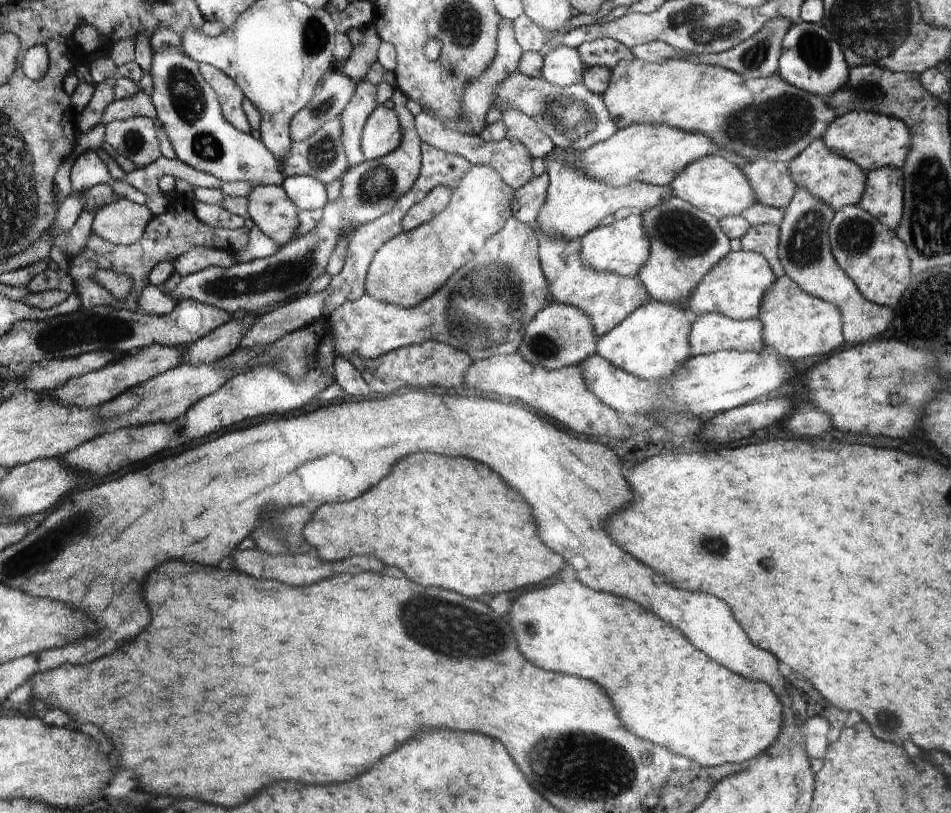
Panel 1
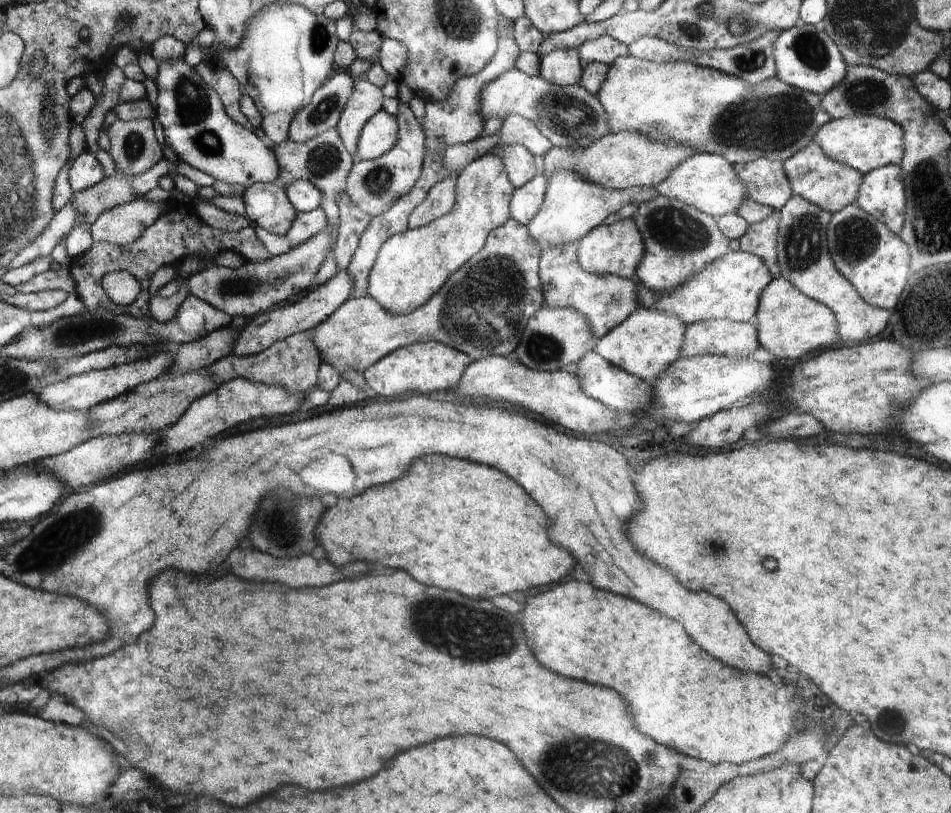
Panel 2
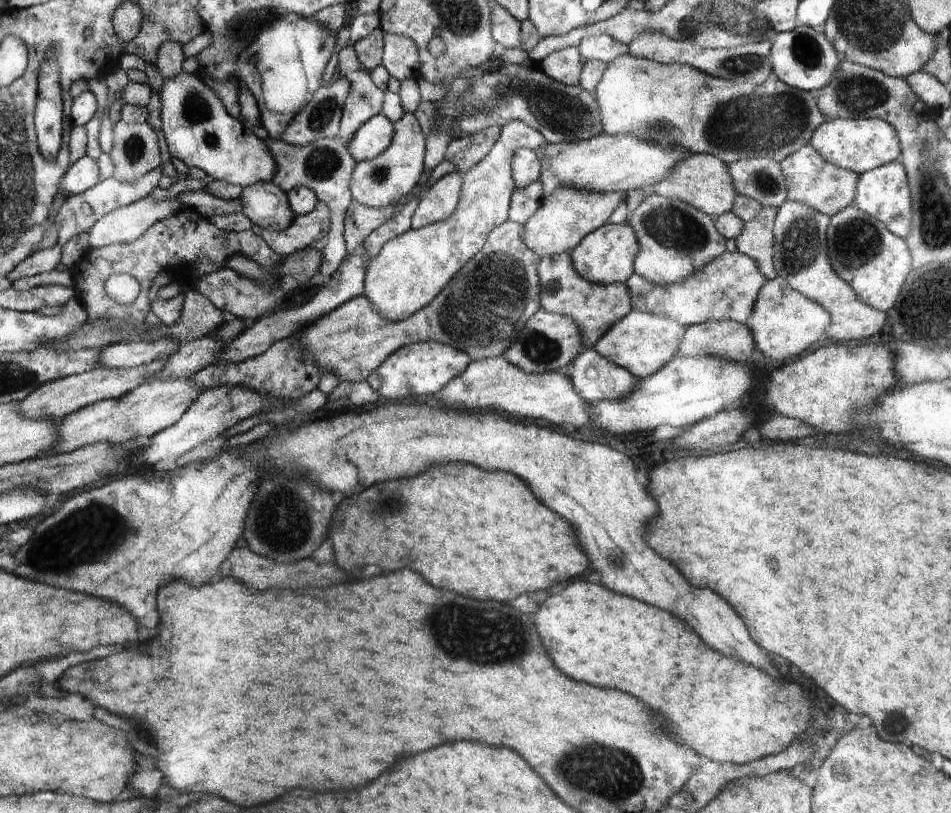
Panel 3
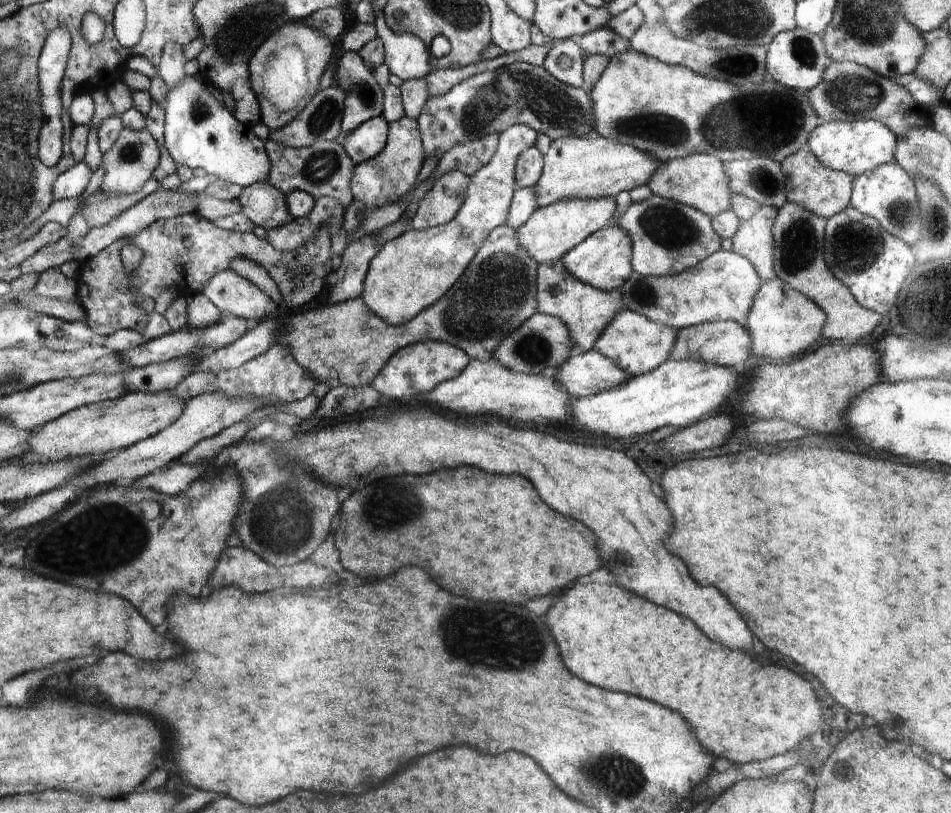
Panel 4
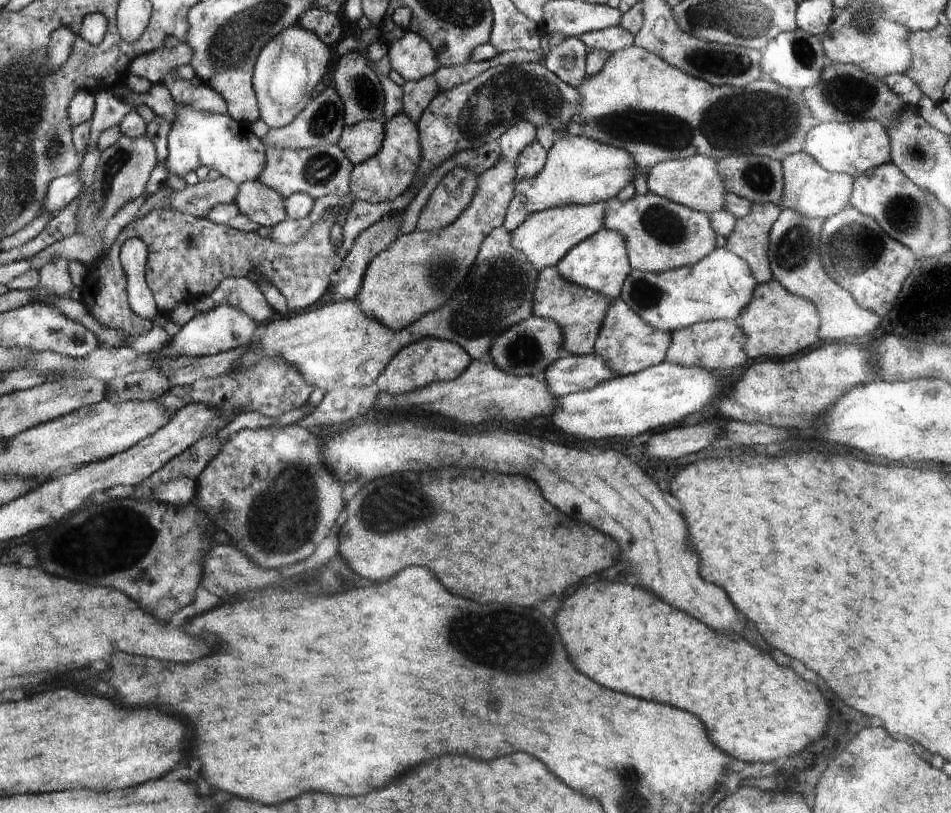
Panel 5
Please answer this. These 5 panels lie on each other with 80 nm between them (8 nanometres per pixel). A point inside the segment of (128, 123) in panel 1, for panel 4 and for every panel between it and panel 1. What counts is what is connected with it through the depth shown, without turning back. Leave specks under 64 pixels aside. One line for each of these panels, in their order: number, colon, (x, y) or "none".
2: (134, 147)
3: (135, 152)
4: (129, 163)

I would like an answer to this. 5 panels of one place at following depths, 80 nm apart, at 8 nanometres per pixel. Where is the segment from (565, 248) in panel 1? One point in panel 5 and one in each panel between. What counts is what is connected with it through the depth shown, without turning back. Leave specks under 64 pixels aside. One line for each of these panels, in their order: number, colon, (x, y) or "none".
2: (605, 301)
3: (595, 308)
4: (586, 311)
5: (580, 312)

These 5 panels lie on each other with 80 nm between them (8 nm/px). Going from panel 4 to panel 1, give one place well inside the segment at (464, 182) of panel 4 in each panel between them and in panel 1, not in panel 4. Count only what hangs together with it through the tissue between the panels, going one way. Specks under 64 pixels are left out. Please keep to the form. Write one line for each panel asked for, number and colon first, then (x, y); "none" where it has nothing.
1: (422, 212)
2: (440, 201)
3: (439, 202)

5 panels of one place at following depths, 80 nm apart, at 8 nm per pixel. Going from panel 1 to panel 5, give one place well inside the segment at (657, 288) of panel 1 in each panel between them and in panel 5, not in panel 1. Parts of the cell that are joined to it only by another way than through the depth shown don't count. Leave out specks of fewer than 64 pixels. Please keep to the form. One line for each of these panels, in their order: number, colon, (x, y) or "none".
2: (681, 241)
3: (676, 239)
4: (669, 237)
5: (661, 235)

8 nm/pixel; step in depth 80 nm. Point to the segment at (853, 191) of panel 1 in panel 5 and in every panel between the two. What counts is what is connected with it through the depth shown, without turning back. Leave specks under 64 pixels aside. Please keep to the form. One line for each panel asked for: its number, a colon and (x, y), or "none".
2: (820, 179)
3: (828, 189)
4: (826, 192)
5: (813, 191)

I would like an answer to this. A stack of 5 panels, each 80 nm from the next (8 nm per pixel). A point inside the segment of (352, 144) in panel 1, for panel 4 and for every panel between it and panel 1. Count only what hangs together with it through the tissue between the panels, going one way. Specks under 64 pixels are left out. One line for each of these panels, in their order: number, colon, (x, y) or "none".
2: (364, 104)
3: (365, 100)
4: (363, 95)

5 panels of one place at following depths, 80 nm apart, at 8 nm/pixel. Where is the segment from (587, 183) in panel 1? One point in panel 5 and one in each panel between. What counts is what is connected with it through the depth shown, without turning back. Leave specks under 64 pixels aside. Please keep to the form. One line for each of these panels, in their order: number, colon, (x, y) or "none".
2: (572, 208)
3: (567, 216)
4: (552, 231)
5: (546, 237)

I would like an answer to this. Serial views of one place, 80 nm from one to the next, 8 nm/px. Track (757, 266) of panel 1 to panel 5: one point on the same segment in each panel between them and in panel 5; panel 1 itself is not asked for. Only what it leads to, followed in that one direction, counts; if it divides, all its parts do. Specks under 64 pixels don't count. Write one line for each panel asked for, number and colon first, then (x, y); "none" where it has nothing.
2: (730, 288)
3: (727, 288)
4: (723, 287)
5: (720, 286)

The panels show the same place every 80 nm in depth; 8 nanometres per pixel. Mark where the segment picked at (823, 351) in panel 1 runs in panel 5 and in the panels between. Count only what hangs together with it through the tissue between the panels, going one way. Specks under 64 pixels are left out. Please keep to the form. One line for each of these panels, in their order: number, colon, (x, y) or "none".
2: (790, 324)
3: (785, 322)
4: (783, 322)
5: (777, 324)

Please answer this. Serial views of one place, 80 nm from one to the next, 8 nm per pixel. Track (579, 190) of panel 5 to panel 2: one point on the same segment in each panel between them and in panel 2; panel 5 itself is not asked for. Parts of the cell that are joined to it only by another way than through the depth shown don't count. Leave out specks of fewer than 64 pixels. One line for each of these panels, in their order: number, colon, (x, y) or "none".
2: (628, 159)
3: (618, 163)
4: (591, 166)

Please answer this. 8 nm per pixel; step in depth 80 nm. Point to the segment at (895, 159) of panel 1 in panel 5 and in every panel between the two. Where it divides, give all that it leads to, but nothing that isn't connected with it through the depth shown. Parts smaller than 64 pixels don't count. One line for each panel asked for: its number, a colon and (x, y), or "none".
2: (864, 142)
3: (860, 145)
4: (856, 147)
5: (853, 148)

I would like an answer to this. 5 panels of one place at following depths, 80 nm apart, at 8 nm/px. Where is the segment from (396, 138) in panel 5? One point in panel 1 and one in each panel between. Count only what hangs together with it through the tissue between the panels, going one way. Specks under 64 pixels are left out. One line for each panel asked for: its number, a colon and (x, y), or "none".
1: (370, 189)
2: (375, 185)
3: (379, 183)
4: (389, 176)

